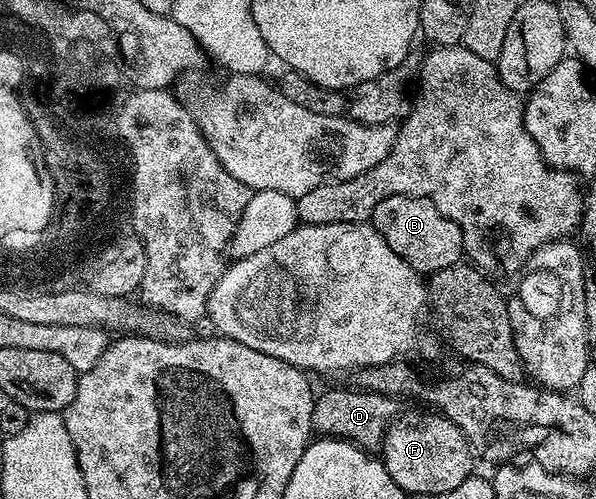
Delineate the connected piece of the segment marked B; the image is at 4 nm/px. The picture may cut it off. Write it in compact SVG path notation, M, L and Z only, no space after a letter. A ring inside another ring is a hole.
M389 196L373 208L370 225L375 231L409 264L424 276L430 276L450 266L460 265L463 253L463 233L461 228L449 216L445 216L430 198L413 196Z

